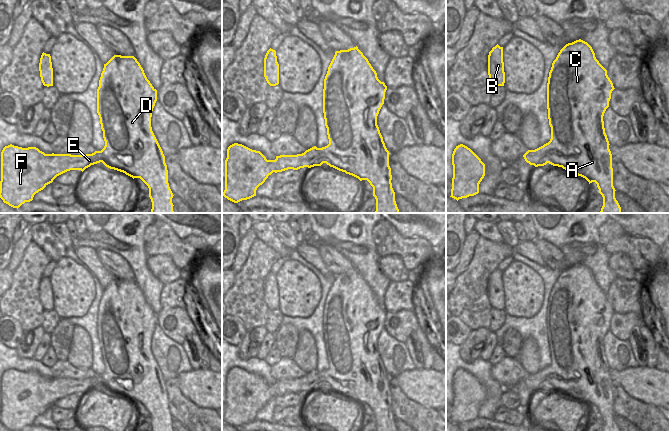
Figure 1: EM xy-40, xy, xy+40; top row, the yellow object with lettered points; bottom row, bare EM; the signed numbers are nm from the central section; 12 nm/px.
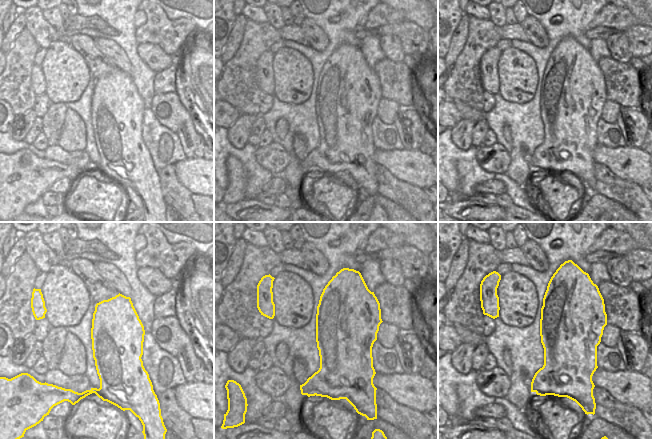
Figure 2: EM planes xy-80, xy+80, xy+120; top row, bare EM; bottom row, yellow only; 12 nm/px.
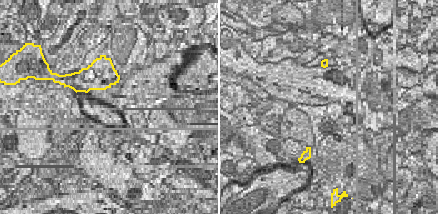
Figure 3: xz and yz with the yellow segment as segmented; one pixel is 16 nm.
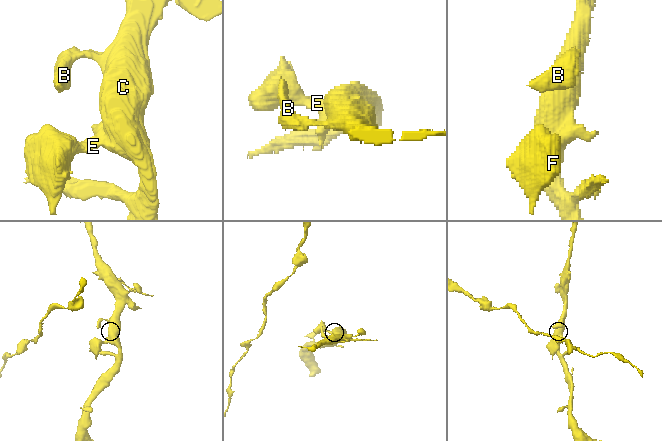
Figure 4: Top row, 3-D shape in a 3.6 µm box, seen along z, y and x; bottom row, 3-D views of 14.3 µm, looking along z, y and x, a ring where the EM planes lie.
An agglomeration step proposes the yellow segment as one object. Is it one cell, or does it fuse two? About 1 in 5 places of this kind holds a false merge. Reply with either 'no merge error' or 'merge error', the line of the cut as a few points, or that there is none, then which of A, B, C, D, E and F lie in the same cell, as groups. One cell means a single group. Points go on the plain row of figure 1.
no merge error; no cut; A B C D E F

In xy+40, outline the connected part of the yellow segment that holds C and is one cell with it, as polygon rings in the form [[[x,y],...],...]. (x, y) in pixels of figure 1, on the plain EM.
[[[579,263],[566,268],[552,287],[547,307],[551,363],[523,379],[525,385],[535,391],[549,387],[585,402],[589,408],[595,406],[603,421],[602,431],[620,431],[615,422],[612,378],[603,345],[614,313],[607,294],[596,283],[587,266]]]

